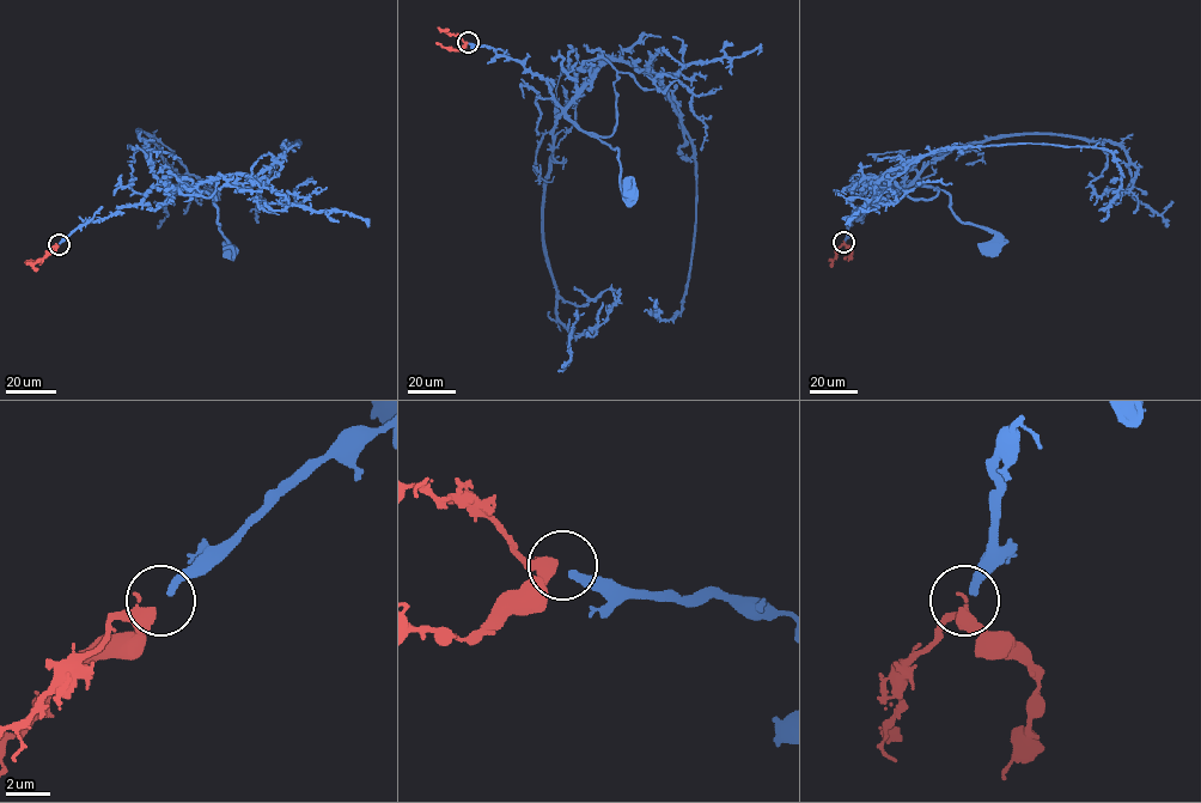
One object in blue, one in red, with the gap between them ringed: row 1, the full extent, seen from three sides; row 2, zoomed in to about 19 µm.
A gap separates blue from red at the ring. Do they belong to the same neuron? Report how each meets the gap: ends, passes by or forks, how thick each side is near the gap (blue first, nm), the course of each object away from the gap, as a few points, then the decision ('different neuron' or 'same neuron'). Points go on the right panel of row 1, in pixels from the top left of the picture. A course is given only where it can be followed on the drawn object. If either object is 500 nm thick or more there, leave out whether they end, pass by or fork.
blue ends there; red passes by; 360 nm thick on the blue side, 380 nm on the other; blue runs (845, 241), (851, 221), (913, 184), (946, 192), (950, 210), (962, 221), (987, 227), (994, 233), (994, 247); red runs (843, 243), (852, 254), (843, 259); same neuron

